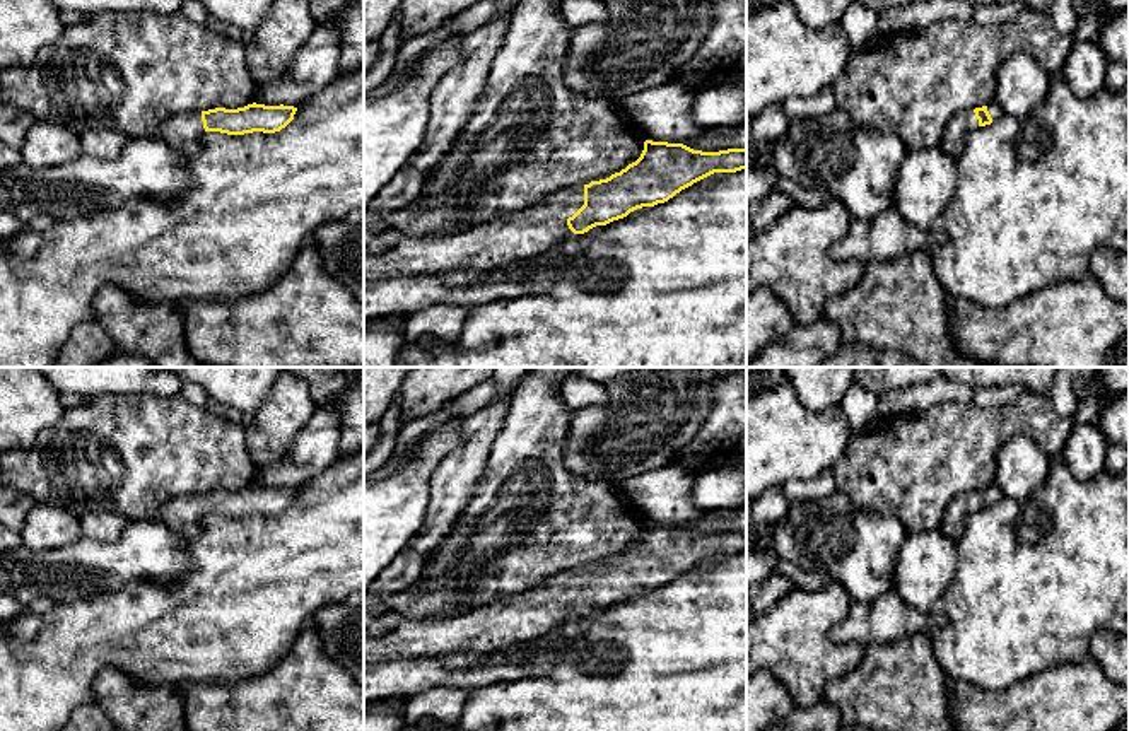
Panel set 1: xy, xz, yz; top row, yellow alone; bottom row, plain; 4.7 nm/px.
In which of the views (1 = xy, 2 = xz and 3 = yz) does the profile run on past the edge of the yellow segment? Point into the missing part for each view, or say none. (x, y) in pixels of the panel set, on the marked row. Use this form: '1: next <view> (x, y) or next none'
1: next xy (183, 132)
2: next xz (525, 234)
3: next yz (962, 123)

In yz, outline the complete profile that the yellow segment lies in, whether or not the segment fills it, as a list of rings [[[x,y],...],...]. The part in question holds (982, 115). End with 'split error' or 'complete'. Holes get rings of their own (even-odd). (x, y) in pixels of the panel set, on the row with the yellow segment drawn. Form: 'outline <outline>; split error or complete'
outline [[[996,101],[982,108],[956,113],[946,126],[941,149],[950,157],[956,159],[962,154],[965,138],[972,130],[991,125],[1001,118],[1004,118],[1004,113]]]; split error

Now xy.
outline [[[248,104],[237,109],[215,108],[198,113],[183,113],[169,118],[159,132],[159,138],[191,157],[202,149],[205,132],[244,135],[253,132],[275,133],[285,128],[295,114],[294,106]]]; split error

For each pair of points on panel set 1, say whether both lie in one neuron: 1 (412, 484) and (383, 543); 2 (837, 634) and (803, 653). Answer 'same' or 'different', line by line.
1: same
2: different

